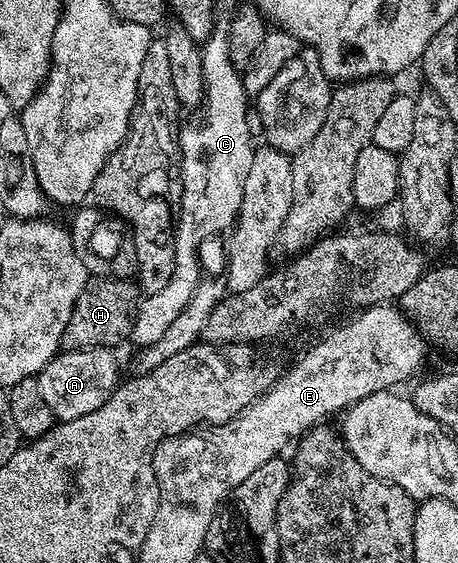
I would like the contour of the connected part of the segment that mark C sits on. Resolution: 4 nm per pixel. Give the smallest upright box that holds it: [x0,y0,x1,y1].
[130,33,255,348]

